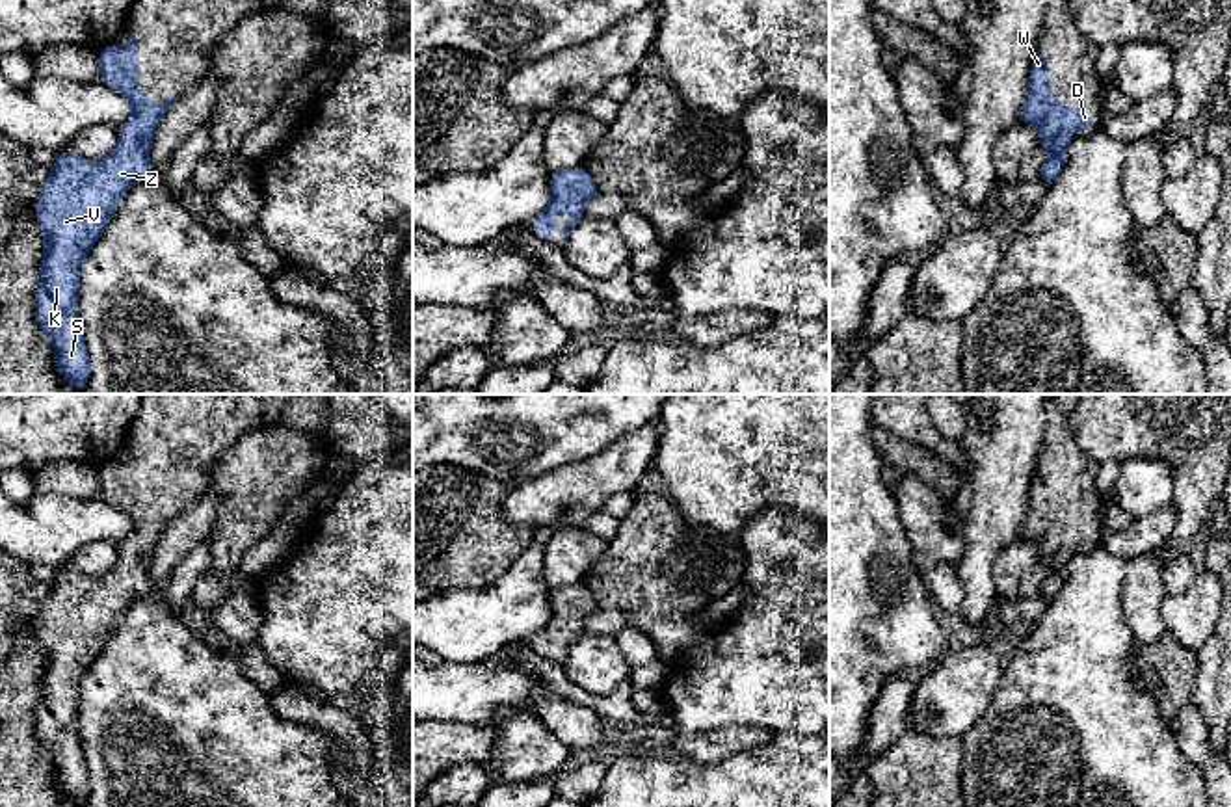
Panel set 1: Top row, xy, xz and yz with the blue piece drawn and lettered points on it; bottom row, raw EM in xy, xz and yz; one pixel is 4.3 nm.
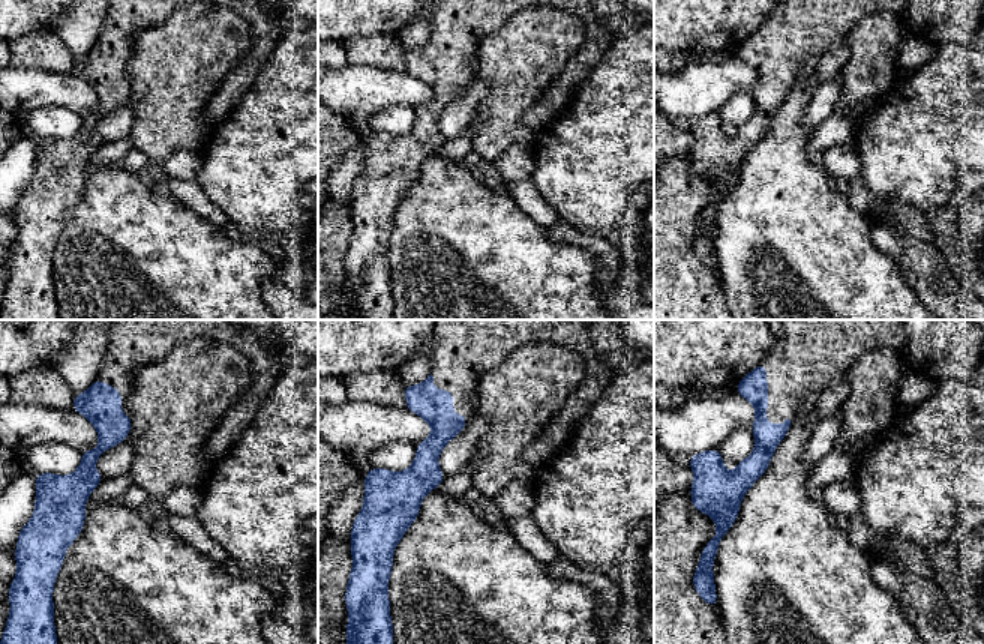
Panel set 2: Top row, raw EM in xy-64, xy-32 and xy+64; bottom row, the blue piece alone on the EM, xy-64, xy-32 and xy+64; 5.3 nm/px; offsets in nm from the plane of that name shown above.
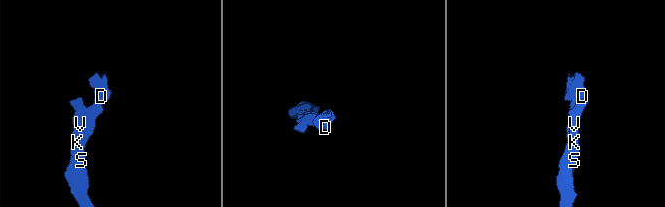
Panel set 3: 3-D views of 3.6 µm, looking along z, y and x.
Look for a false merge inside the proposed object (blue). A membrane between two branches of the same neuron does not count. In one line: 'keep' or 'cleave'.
keep

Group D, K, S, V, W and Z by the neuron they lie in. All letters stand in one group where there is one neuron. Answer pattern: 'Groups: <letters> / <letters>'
Groups: D K S V W Z

